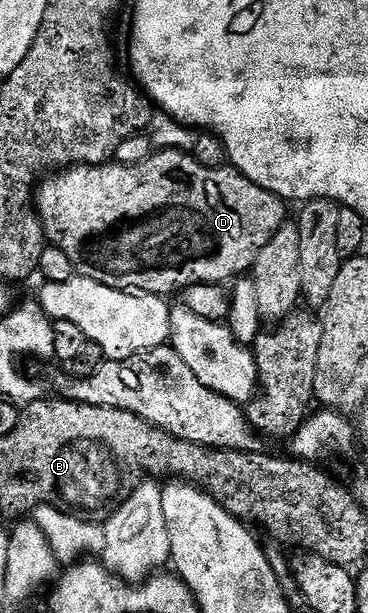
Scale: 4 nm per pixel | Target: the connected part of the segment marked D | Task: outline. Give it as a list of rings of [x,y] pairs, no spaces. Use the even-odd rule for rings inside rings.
[[[180,148],[157,149],[145,162],[138,164],[123,165],[123,163],[113,160],[104,163],[103,166],[64,168],[51,176],[45,177],[39,183],[38,213],[40,223],[44,226],[44,237],[51,245],[62,248],[62,252],[66,252],[66,256],[70,256],[79,277],[89,278],[98,284],[106,284],[115,290],[169,296],[168,294],[179,295],[186,287],[203,282],[231,283],[233,280],[247,275],[256,265],[262,248],[266,248],[266,244],[270,244],[274,232],[278,232],[278,228],[282,228],[284,223],[289,221],[290,214],[287,210],[289,207],[286,205],[285,199],[279,198],[274,192],[270,192],[258,184],[254,184],[254,180],[250,180],[242,171],[233,168],[231,165],[222,168],[208,168],[198,164],[198,160],[193,158],[191,153],[184,151],[183,154],[181,150]]]

